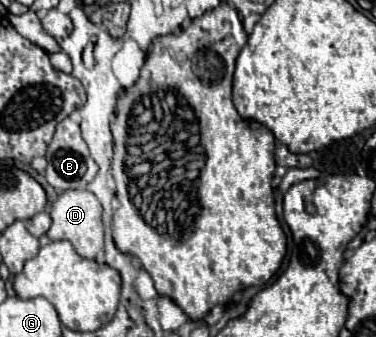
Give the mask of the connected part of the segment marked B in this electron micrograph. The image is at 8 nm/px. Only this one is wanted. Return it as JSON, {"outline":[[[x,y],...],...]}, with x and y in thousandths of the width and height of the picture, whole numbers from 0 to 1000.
{"outline":[[[168,353],[152,383],[146,383],[146,401],[141,401],[141,418],[130,424],[125,436],[125,454],[120,454],[120,472],[125,472],[125,507],[120,507],[120,531],[130,537],[130,549],[141,549],[146,561],[226,561],[231,543],[247,537],[247,525],[258,519],[263,496],[258,484],[247,478],[247,466],[237,460],[237,442],[231,442],[231,424],[221,418],[215,407],[215,383],[199,359],[189,353]]]}

